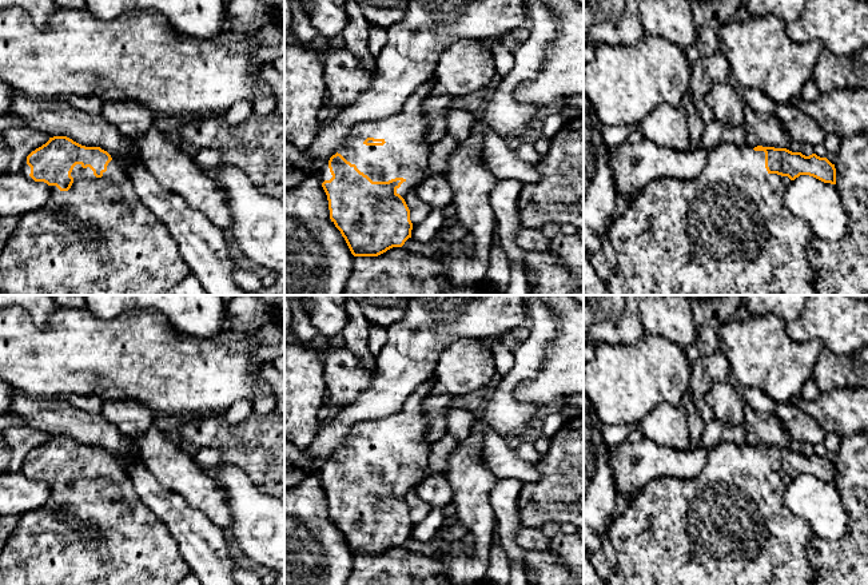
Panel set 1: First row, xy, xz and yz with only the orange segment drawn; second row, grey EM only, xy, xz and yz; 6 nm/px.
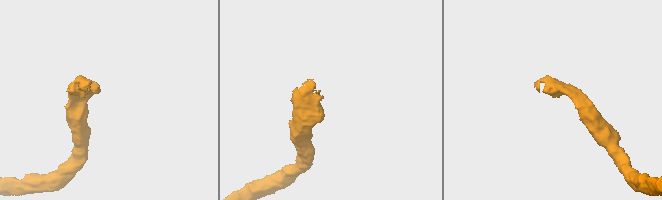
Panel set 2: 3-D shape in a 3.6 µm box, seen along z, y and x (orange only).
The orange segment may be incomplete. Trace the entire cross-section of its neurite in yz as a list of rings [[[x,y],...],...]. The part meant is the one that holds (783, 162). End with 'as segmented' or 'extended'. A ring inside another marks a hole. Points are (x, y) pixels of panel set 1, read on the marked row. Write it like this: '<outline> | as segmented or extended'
[[[722,143],[709,150],[702,174],[692,180],[660,178],[646,184],[630,202],[622,215],[614,219],[608,230],[608,238],[616,251],[616,268],[604,282],[610,295],[816,295],[816,275],[807,260],[807,247],[815,238],[808,224],[795,216],[783,203],[783,196],[792,180],[800,175],[813,176],[824,183],[836,184],[836,168],[827,158],[816,154],[809,156],[787,148],[763,146],[736,146]]] | extended

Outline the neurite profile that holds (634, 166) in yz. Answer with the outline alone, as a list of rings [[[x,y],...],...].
[[[644,139],[609,148],[617,195],[632,200],[646,184],[660,178],[692,180],[698,178],[708,159],[708,150],[689,148],[680,152]]]

